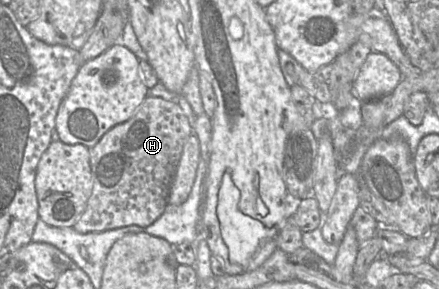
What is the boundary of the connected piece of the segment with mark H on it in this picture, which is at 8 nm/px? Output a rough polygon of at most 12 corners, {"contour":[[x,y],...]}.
{"contour":[[148,95],[89,148],[74,230],[147,227],[192,125]]}

